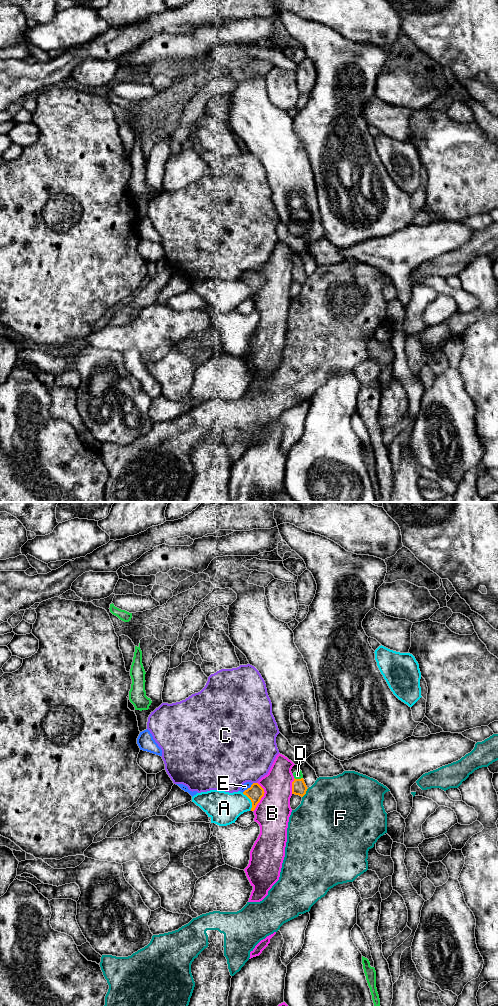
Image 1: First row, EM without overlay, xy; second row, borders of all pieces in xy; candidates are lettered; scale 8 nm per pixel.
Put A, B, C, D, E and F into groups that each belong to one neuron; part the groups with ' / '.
A / B / C / D / E / F

